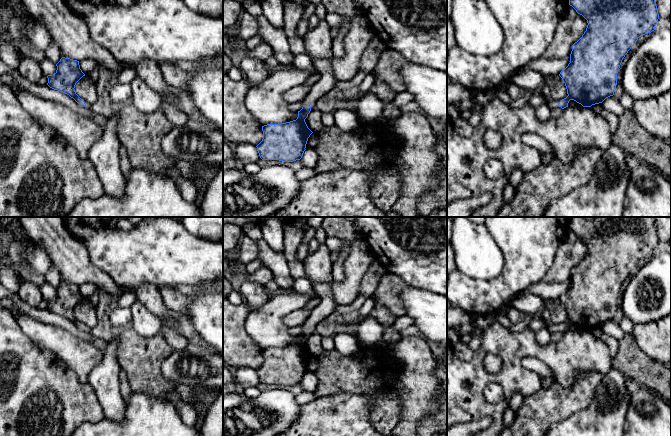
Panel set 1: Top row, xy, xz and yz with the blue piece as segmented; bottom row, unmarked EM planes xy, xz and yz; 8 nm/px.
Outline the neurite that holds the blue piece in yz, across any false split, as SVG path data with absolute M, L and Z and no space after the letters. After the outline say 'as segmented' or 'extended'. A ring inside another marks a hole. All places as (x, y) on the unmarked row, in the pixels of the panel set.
M569 217L569 229L587 244L588 249L582 261L572 270L570 287L559 298L565 307L568 320L558 329L564 333L568 331L570 324L574 324L583 331L591 331L614 319L623 282L640 260L655 254L659 238L653 217L595 217L592 220L585 217Z; as segmented

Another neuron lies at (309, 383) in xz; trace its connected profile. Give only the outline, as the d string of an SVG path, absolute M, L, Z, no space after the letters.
M313 372L306 373L300 383L304 392L314 392L318 384L318 379Z

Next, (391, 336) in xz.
M393 327L386 328L383 334L383 339L388 345L393 345L403 338L399 330Z

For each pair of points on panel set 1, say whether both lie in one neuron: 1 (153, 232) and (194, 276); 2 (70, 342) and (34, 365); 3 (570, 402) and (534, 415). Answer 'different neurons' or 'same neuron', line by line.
1: same neuron
2: different neurons
3: same neuron

